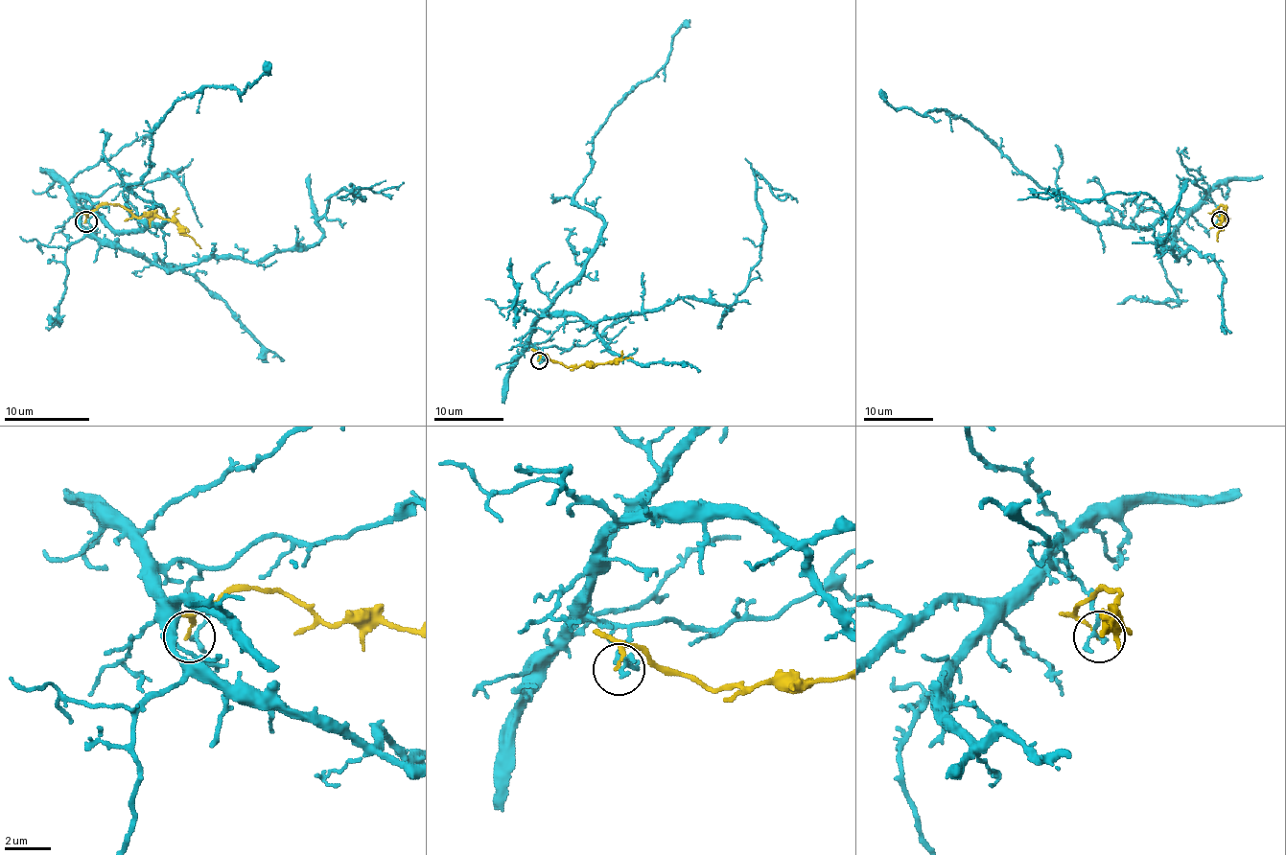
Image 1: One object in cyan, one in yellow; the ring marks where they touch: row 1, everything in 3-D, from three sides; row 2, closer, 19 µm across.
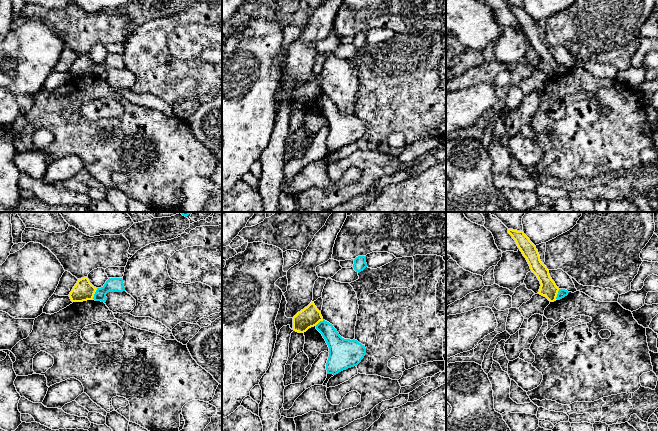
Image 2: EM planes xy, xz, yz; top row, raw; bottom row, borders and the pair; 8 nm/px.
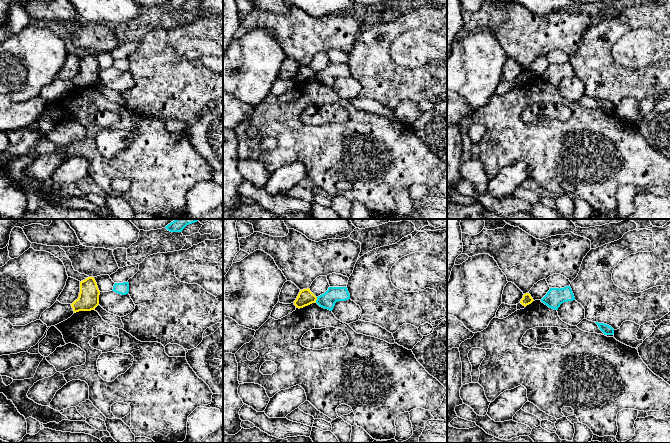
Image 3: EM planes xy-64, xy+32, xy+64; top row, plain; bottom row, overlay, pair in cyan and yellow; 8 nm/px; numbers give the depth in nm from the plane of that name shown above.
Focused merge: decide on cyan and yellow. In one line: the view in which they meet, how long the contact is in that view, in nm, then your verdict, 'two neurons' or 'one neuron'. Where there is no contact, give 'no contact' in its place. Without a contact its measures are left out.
xy | 100 nm | two neurons

